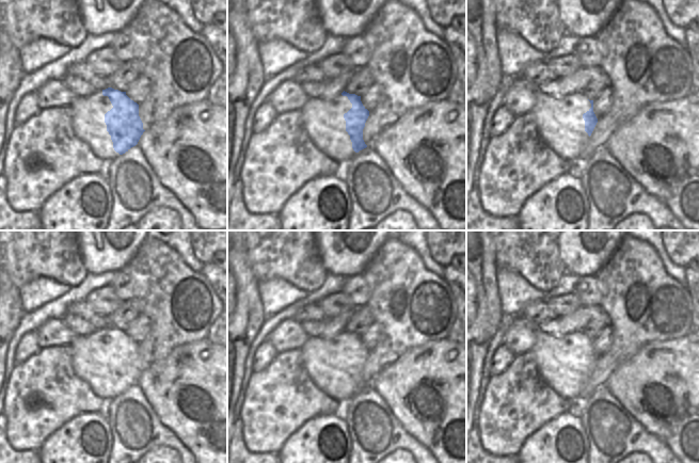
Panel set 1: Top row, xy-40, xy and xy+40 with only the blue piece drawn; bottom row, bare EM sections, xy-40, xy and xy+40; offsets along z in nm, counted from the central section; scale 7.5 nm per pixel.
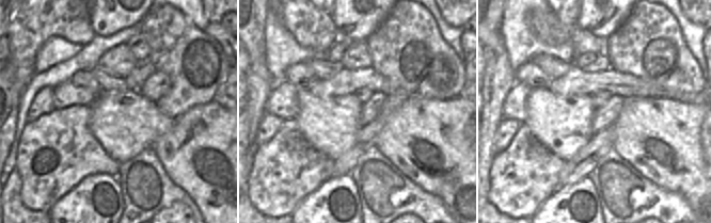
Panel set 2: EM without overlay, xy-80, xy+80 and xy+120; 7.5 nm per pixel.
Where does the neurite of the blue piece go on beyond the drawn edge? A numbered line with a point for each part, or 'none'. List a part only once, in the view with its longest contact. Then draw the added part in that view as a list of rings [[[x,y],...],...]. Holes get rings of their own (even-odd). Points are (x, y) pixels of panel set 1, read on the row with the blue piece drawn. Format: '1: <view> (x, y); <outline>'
1: xy-40 (89, 125); [[[102,90],[89,96],[81,96],[68,106],[73,114],[73,131],[75,135],[84,141],[95,156],[110,162],[120,156],[113,148],[111,135],[107,131],[105,114],[113,106]]]

